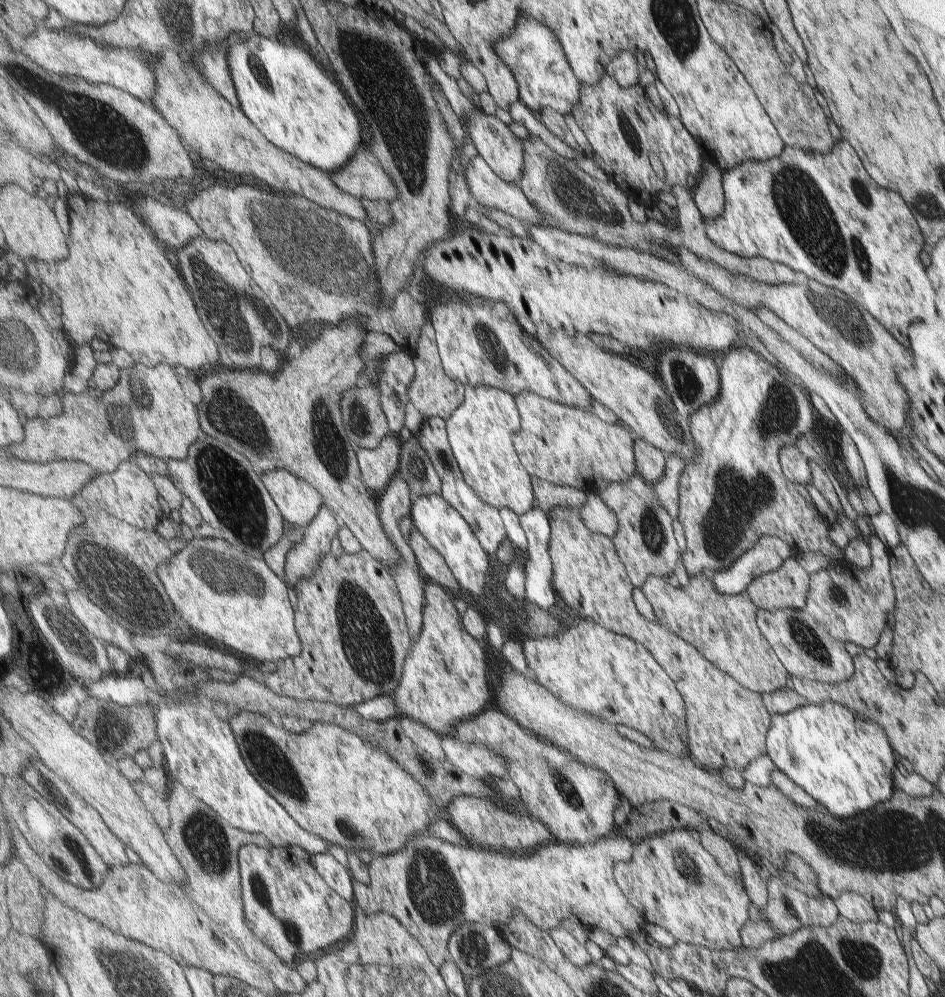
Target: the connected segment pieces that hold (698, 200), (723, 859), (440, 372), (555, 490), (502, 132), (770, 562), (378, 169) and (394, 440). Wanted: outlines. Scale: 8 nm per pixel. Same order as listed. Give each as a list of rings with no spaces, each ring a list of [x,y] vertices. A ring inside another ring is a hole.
[[[708,159],[701,162],[703,176],[695,185],[692,200],[702,218],[717,218],[723,214],[723,194],[720,169]]]
[[[710,827],[701,828],[698,833],[701,834],[701,846],[720,864],[725,874],[732,875],[733,878],[740,878],[739,858],[735,858],[735,852],[727,844],[727,840],[717,836]]]
[[[425,322],[416,354],[413,356],[415,362],[415,378],[413,378],[413,382],[409,386],[409,402],[413,404],[424,419],[439,416],[447,421],[453,416],[453,412],[463,404],[466,387],[455,379],[451,379],[445,370],[443,370],[435,332],[432,322]]]
[[[531,476],[531,482],[533,482],[533,492],[535,492],[535,506],[547,513],[561,504],[579,509],[587,504],[585,500],[589,496],[579,488],[557,486],[535,476]]]
[[[474,106],[469,113],[465,112],[464,126],[478,154],[491,166],[495,174],[505,182],[518,184],[525,170],[525,146],[521,142],[519,130],[505,124],[497,116],[485,115],[479,106]]]
[[[757,536],[753,548],[743,550],[728,570],[709,573],[709,580],[719,594],[737,595],[745,591],[755,576],[777,570],[785,558],[794,556],[790,547],[775,536]]]
[[[365,144],[359,146],[355,157],[348,165],[335,171],[332,178],[337,186],[357,198],[390,202],[399,196],[393,178]]]
[[[390,434],[381,442],[379,448],[361,448],[361,453],[356,455],[360,459],[358,465],[365,484],[377,496],[387,489],[393,476],[399,472],[402,444],[398,435]]]

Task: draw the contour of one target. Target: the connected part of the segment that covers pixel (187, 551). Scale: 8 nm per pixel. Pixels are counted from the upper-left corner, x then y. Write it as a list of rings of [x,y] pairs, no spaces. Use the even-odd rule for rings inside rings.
[[[224,537],[194,539],[158,569],[178,616],[191,634],[203,634],[259,662],[278,664],[302,652],[289,588],[263,558],[250,557]]]

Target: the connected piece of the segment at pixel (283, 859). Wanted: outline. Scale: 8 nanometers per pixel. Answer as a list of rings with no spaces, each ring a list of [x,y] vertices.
[[[245,844],[241,850],[239,850],[239,868],[241,868],[241,886],[243,886],[243,902],[245,906],[245,922],[247,926],[251,928],[251,932],[255,936],[269,946],[277,956],[279,956],[286,964],[291,964],[293,958],[297,958],[297,954],[311,954],[311,952],[317,952],[317,950],[323,950],[325,952],[334,951],[337,948],[342,948],[349,940],[355,937],[354,930],[356,926],[356,914],[355,904],[348,902],[345,898],[342,898],[327,885],[327,882],[323,879],[323,876],[319,874],[317,868],[313,865],[313,858],[295,858],[290,856],[290,853],[286,848],[276,849],[272,846],[265,849],[263,846],[256,846],[251,844]]]

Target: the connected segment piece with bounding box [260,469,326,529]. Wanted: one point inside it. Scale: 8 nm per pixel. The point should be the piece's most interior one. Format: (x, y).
(299, 502)

